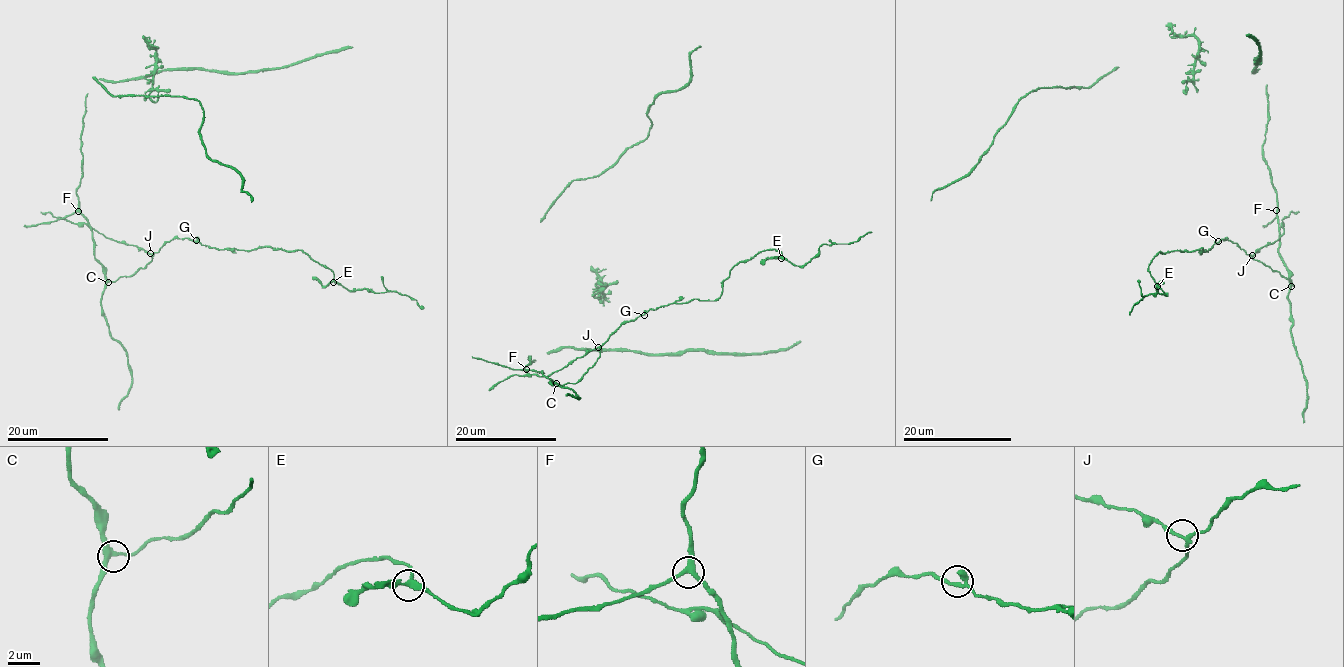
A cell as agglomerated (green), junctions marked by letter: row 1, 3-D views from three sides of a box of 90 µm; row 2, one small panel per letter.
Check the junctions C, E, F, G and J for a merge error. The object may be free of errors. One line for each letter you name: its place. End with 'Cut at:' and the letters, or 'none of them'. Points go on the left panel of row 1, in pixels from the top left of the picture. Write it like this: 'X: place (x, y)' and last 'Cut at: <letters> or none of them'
J: place (150, 253)
Cut at: J

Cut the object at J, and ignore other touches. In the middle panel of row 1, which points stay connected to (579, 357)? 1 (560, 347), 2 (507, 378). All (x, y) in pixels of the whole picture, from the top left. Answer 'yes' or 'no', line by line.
1: no
2: yes

